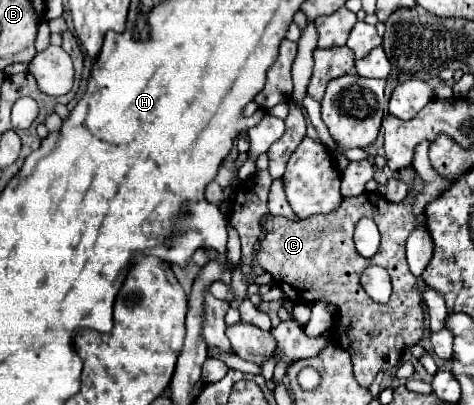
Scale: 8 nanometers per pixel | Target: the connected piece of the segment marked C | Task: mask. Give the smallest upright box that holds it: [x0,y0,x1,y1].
[256,188,424,388]

